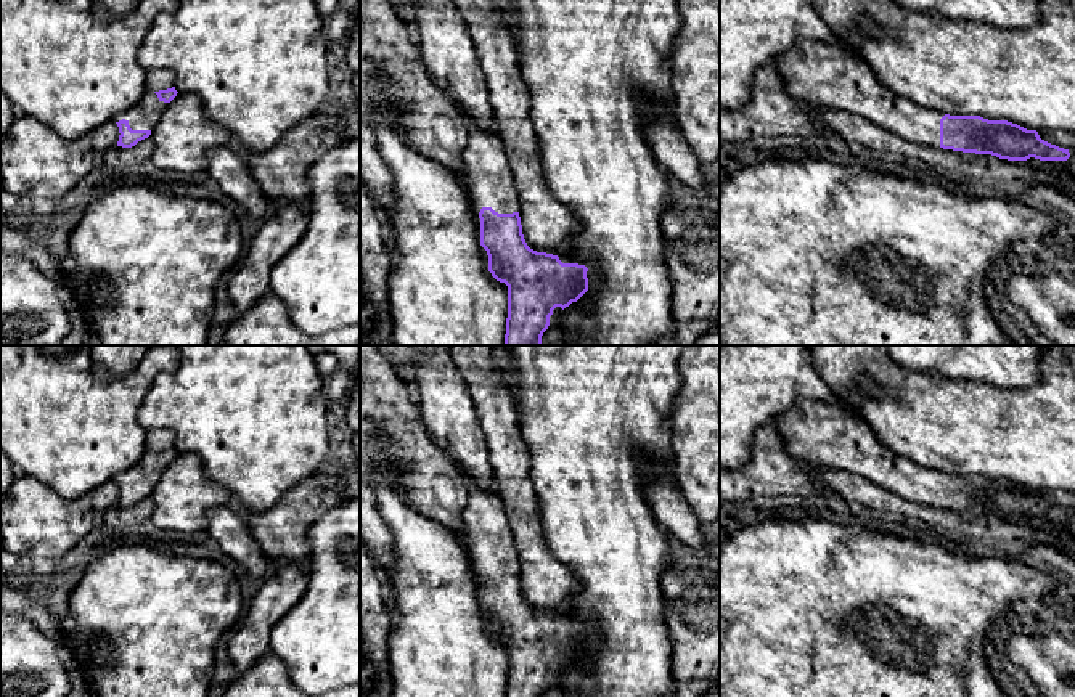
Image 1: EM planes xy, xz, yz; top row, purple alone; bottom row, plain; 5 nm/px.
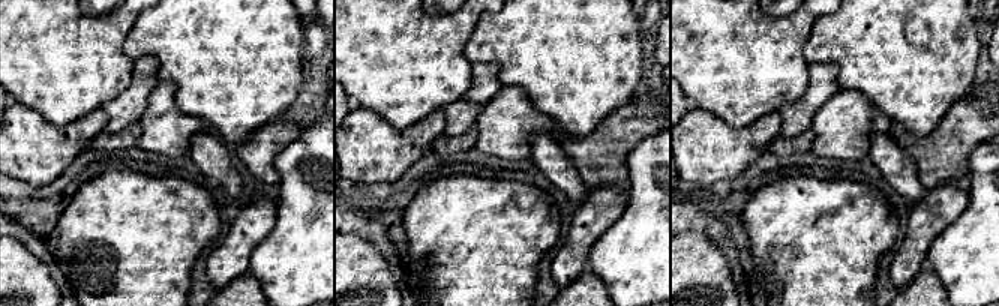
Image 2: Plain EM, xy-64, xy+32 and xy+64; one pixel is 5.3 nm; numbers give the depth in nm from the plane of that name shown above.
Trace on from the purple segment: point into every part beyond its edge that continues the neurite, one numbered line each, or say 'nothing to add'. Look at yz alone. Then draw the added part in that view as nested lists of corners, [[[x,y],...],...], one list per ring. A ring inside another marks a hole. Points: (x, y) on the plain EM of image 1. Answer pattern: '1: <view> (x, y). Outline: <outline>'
1: yz (823, 434). Outline: [[[797,398],[794,406],[768,424],[783,442],[783,448],[802,461],[860,475],[911,503],[940,507],[940,479],[937,469],[924,467],[884,446],[869,426],[836,403]]]

